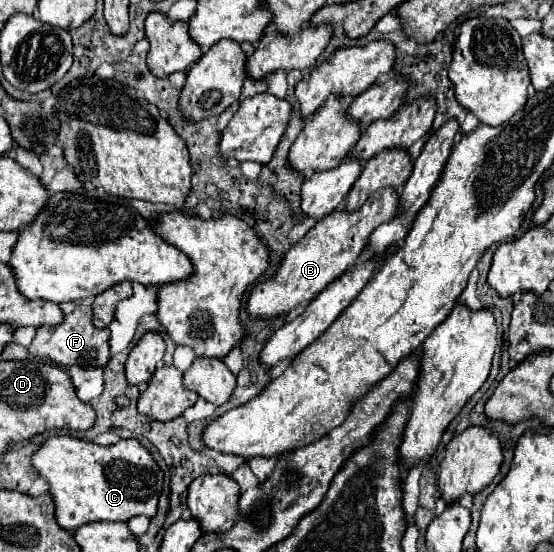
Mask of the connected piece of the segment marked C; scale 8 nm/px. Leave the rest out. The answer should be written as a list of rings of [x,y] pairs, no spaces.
[[[54,435],[34,453],[32,465],[48,481],[56,501],[56,521],[66,531],[94,521],[128,521],[134,515],[152,519],[156,515],[164,475],[150,451],[136,439],[102,447],[84,439]]]

